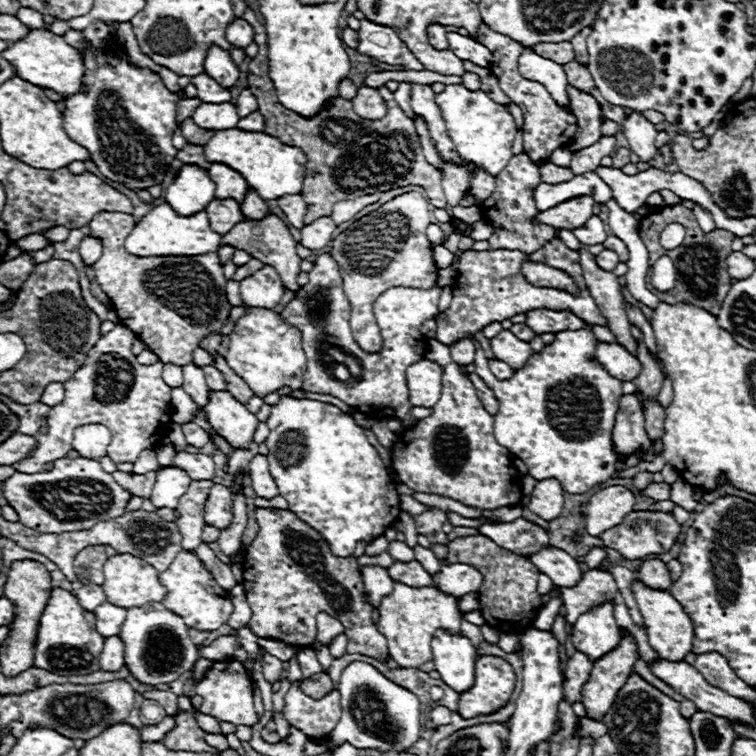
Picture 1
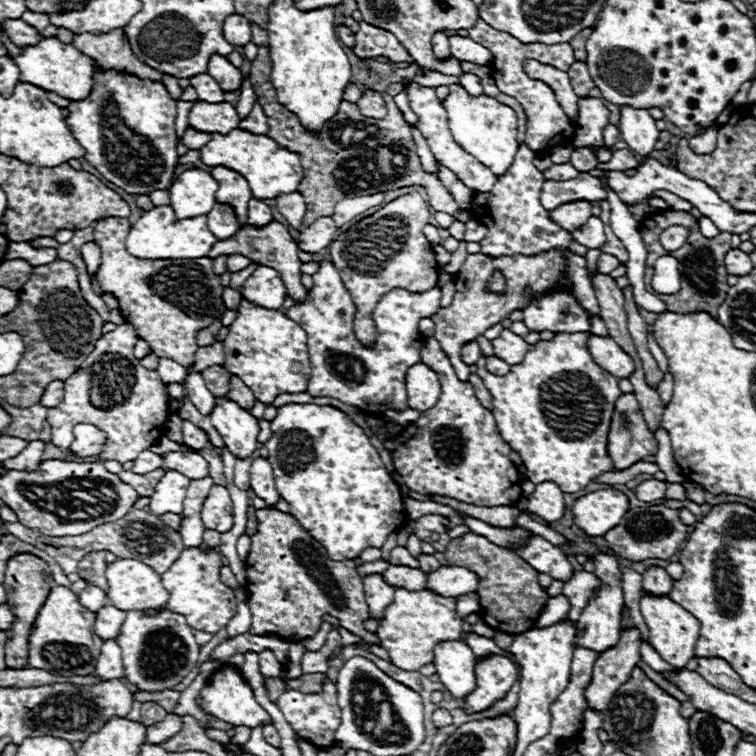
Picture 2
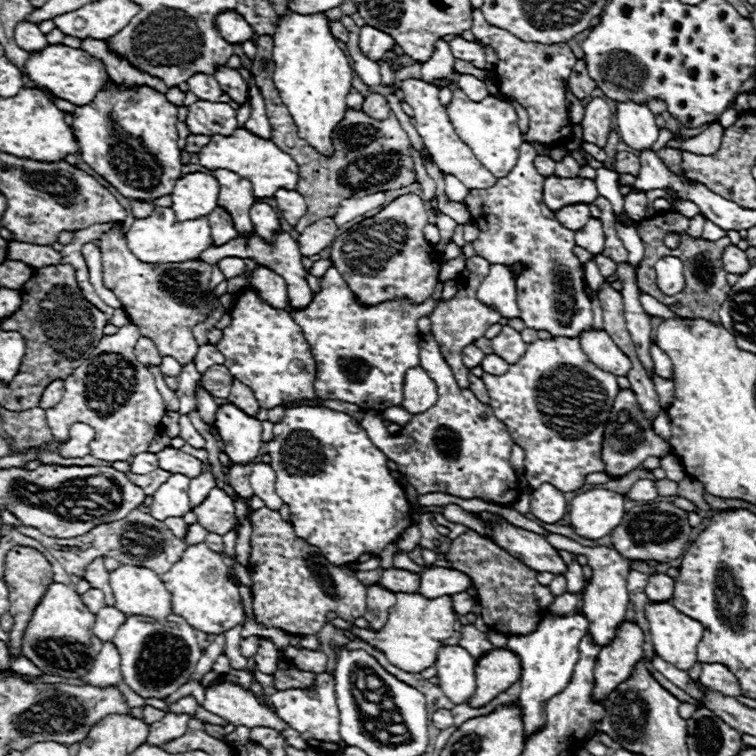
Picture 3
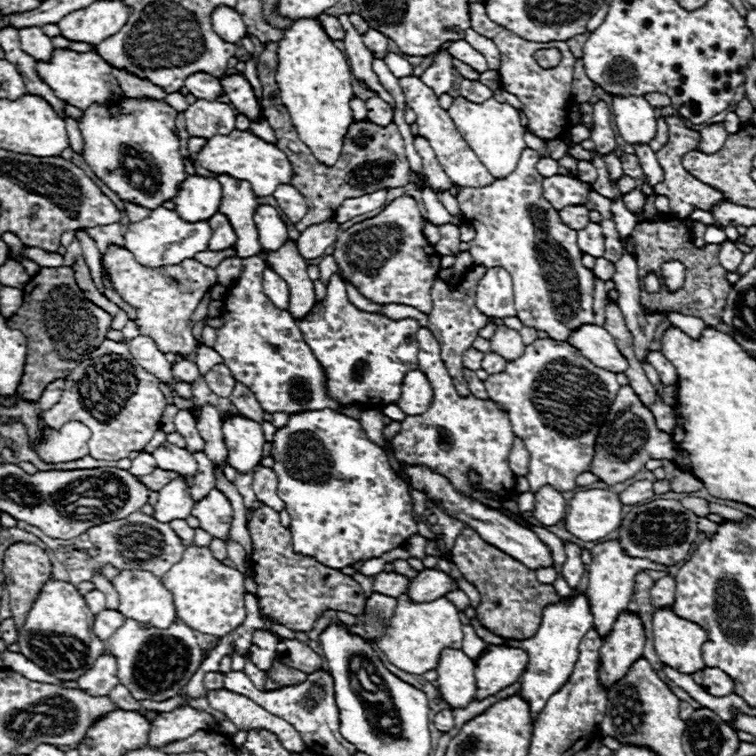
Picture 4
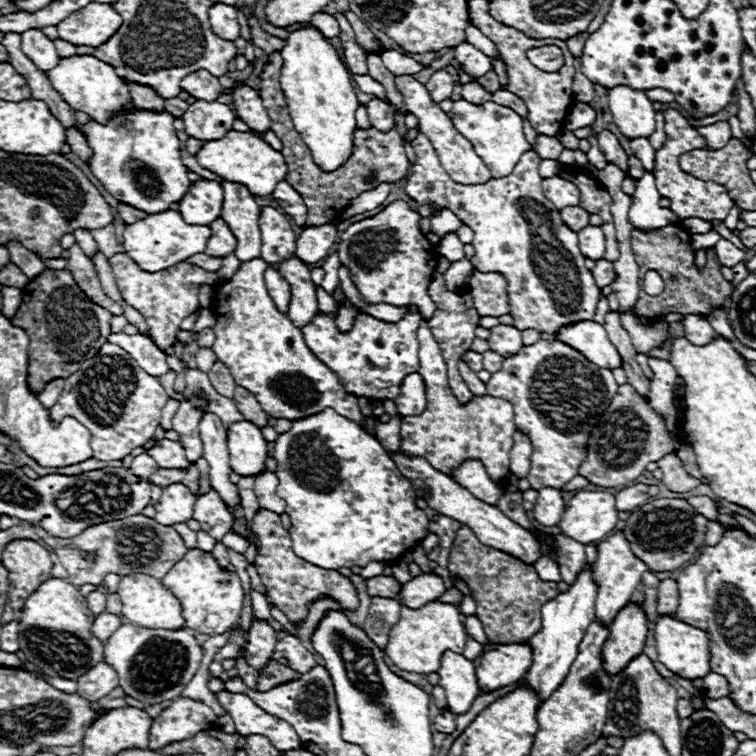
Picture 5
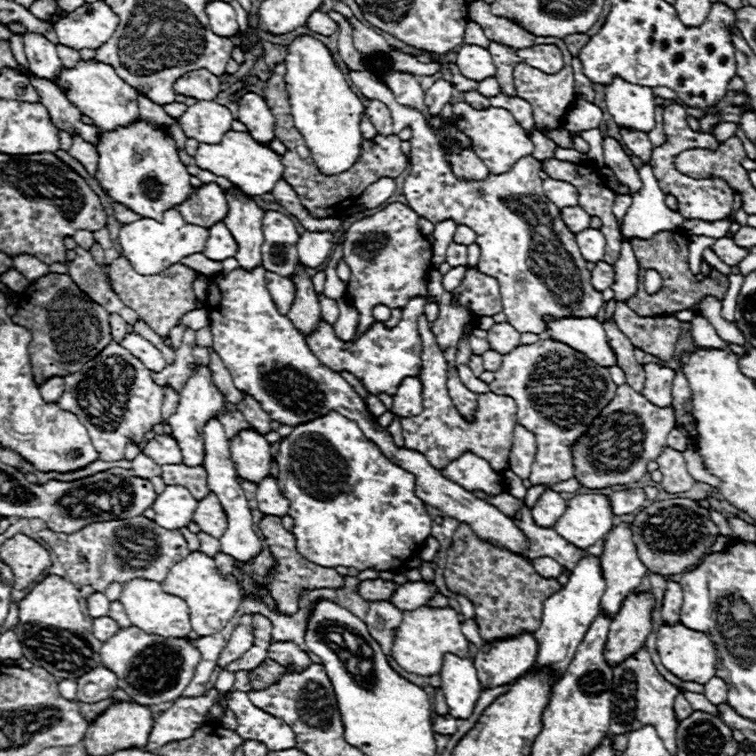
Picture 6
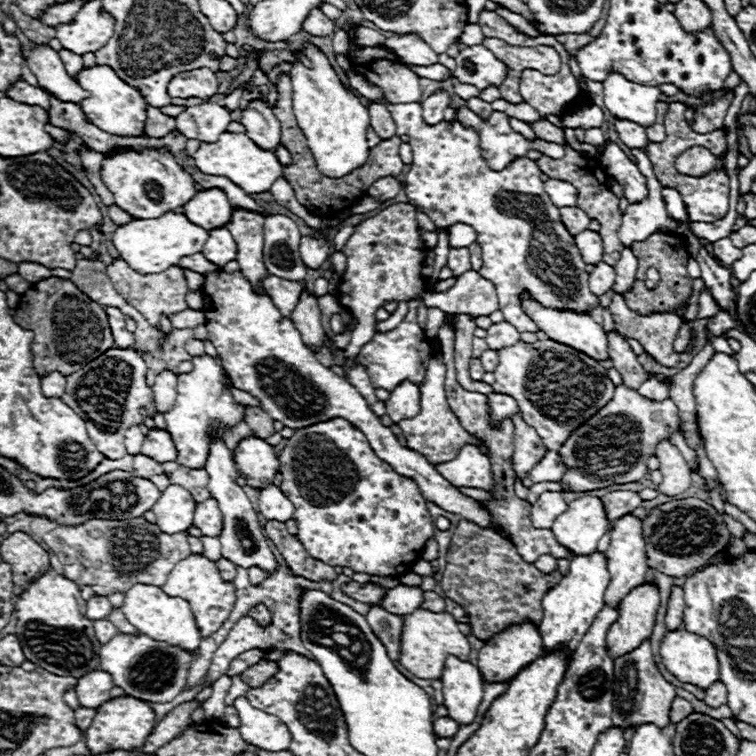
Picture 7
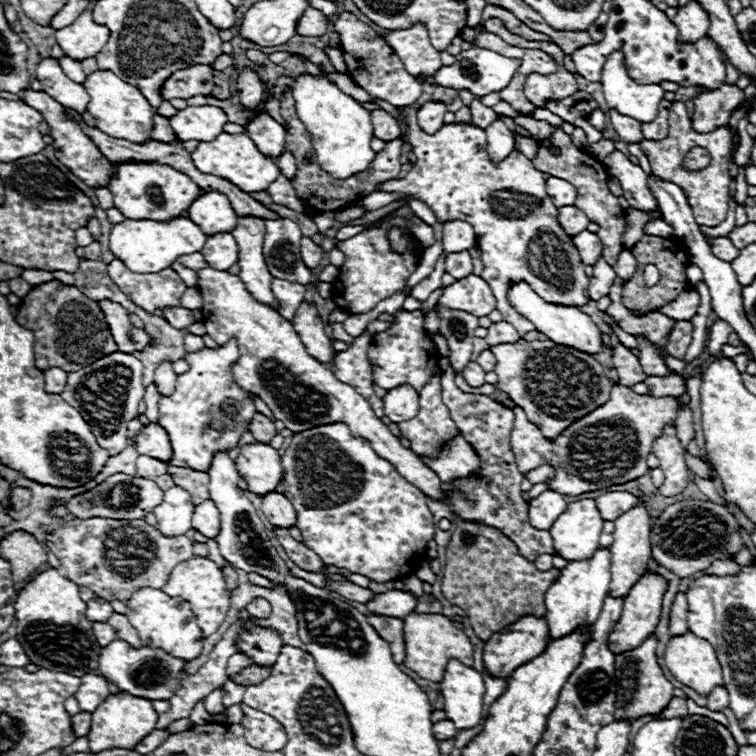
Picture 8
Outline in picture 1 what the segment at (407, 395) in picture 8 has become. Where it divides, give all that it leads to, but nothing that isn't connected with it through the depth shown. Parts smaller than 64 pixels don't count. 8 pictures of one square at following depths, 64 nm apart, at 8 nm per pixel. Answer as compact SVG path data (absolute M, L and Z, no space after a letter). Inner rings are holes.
M422 358L418 364L412 364L408 368L406 376L408 376L408 392L412 404L432 408L440 398L442 366Z

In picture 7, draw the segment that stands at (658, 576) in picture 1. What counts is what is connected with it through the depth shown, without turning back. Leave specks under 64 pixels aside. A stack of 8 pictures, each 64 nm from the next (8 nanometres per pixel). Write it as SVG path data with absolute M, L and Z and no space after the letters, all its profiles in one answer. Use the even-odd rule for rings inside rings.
M672 586L670 598L668 598L668 610L666 610L666 628L674 630L674 628L682 628L682 614L684 614L684 592L680 586Z

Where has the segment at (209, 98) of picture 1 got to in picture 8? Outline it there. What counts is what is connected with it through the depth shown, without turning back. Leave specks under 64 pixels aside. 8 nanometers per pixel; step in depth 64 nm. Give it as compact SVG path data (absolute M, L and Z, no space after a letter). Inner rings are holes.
M194 66L186 70L174 72L166 84L162 86L162 98L172 100L172 98L190 98L190 96L210 96L214 88L212 80L212 68L210 66Z

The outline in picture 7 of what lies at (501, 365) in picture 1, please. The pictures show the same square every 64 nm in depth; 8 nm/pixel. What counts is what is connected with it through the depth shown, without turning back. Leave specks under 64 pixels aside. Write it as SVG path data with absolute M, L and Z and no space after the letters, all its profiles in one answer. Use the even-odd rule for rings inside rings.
M488 348L488 350L482 352L480 360L482 360L482 364L484 364L484 370L486 370L486 372L492 372L492 370L498 366L498 352Z

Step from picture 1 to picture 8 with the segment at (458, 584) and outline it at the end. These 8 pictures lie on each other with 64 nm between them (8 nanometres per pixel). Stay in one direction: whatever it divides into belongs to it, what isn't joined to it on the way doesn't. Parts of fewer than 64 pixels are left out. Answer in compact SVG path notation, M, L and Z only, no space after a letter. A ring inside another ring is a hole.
M388 590L384 594L378 594L374 600L370 600L368 610L370 612L382 612L382 616L398 616L404 618L410 612L414 612L418 600L412 592L406 590Z

